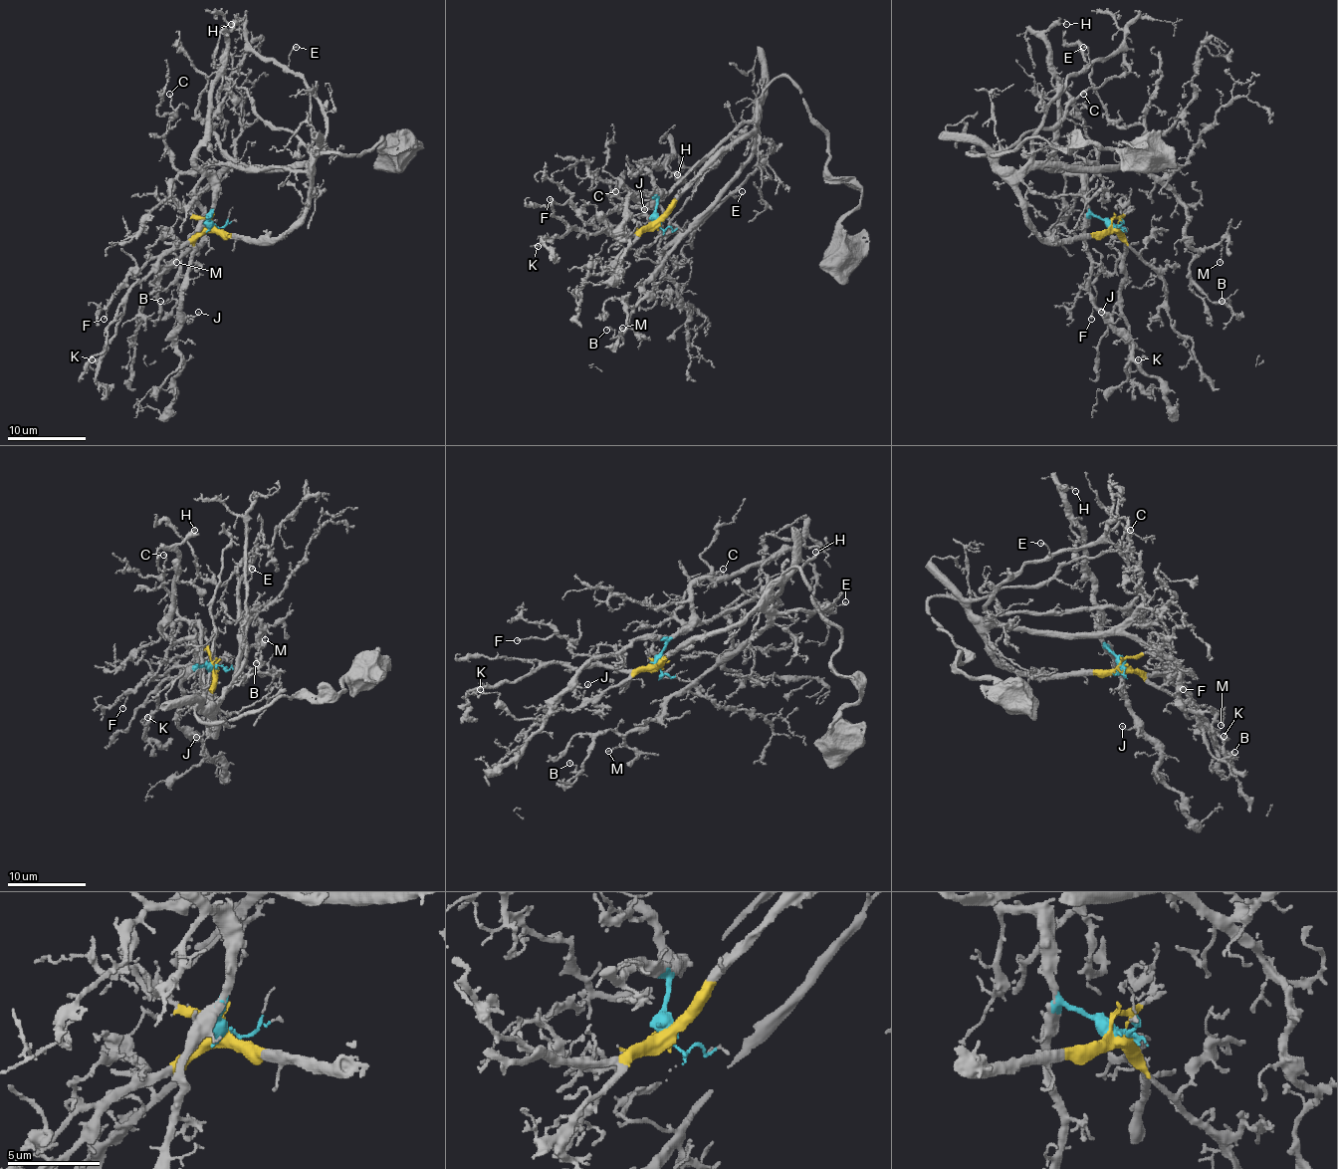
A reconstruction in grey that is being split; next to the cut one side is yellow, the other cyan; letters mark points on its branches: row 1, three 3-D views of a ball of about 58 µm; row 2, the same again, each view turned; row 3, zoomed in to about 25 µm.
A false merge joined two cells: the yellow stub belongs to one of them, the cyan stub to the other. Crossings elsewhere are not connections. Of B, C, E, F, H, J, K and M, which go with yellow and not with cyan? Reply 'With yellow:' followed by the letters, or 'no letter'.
With yellow: B, C, E, F, K, M

